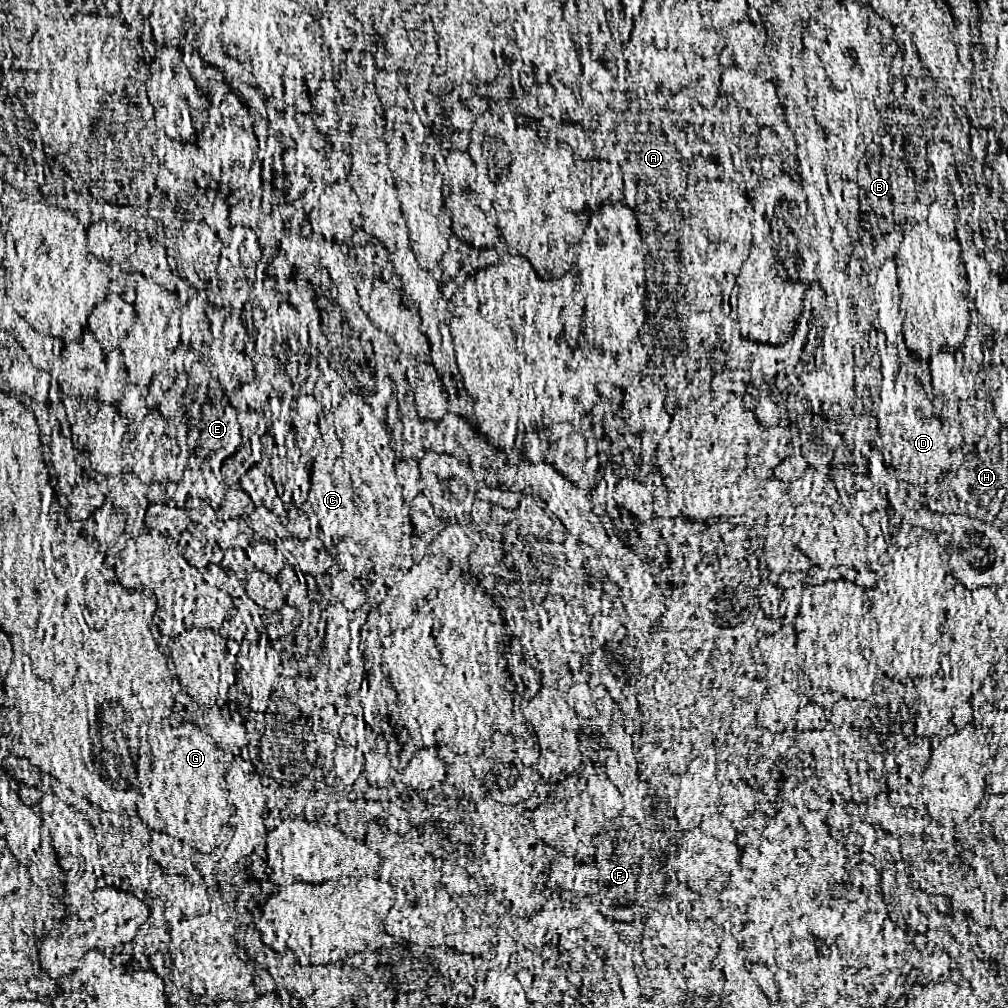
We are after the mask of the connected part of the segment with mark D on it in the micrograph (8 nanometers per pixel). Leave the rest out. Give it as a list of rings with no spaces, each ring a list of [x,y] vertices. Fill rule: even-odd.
[[[885,378],[881,388],[881,400],[877,408],[879,440],[877,446],[883,452],[885,462],[897,472],[897,476],[915,486],[935,482],[941,474],[949,472],[953,458],[945,444],[945,432],[931,414],[931,404],[923,398],[919,384],[903,378]]]

